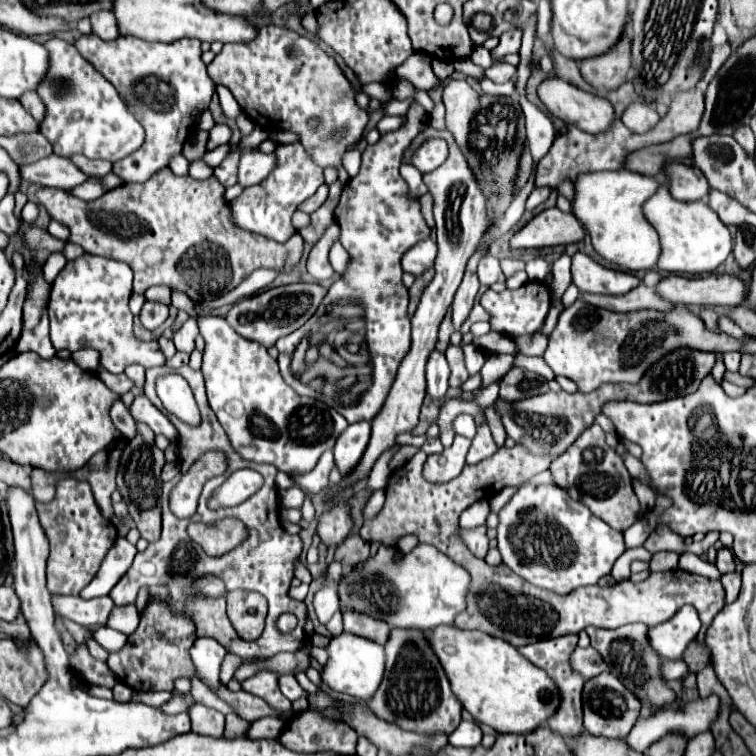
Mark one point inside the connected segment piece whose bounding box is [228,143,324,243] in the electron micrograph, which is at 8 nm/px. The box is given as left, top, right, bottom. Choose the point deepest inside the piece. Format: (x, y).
(266, 209)

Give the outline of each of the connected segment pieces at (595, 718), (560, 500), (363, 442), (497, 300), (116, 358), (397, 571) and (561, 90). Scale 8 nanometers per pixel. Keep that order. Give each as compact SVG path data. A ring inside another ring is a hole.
M602 673L590 681L586 681L584 685L584 695L582 695L582 703L584 703L584 727L588 733L592 735L600 735L600 737L608 737L608 739L624 739L630 729L634 727L642 703L640 699L624 687L624 683L614 677L612 673Z
M522 483L500 509L498 521L502 563L524 581L560 595L582 585L596 585L600 577L610 575L614 561L624 553L622 533L594 517L584 503L568 497L554 483Z
M358 421L352 423L336 441L334 445L334 461L342 477L348 477L352 469L360 463L360 457L364 455L364 449L370 441L370 423Z
M528 281L526 285L522 285L518 289L504 289L500 293L488 289L480 297L480 305L492 315L492 319L490 319L492 329L506 335L506 337L536 333L544 323L544 317L550 309L550 303L552 303L550 287L546 283L538 283L538 281Z
M88 255L68 261L68 265L54 279L48 317L50 341L56 349L78 351L92 347L100 351L100 363L110 373L122 373L126 365L140 363L142 367L164 365L166 357L158 341L138 341L132 335L133 314L128 309L132 295L132 269L114 259ZM130 317L130 319L126 319Z
M380 545L378 553L370 557L362 567L344 571L344 579L338 583L342 609L354 609L386 621L392 627L406 629L436 629L440 625L454 625L458 613L466 609L470 573L448 555L436 551L432 545L416 545L400 563L392 563L392 547Z
M546 79L540 87L538 87L538 97L542 99L542 103L548 107L548 111L556 117L560 117L564 123L568 125L576 125L578 129L586 131L586 133L604 133L608 131L608 127L616 121L612 103L608 99L602 99L594 93L582 91L578 87L574 87L572 83L564 81L564 79Z

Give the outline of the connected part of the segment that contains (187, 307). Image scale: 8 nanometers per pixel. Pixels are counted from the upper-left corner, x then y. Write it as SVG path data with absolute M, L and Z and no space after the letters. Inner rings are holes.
M172 291L172 305L176 309L184 309L188 315L194 315L198 319L198 313L194 311L194 303L184 295L184 293L178 293L178 291Z

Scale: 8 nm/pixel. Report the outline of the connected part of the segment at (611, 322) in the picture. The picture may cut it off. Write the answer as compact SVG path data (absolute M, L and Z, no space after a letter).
M576 299L560 313L558 325L548 337L544 361L556 375L572 379L580 393L592 393L604 383L640 383L652 365L682 347L708 353L726 353L740 351L742 341L724 333L710 331L704 321L688 307L674 307L666 313L614 313Z

